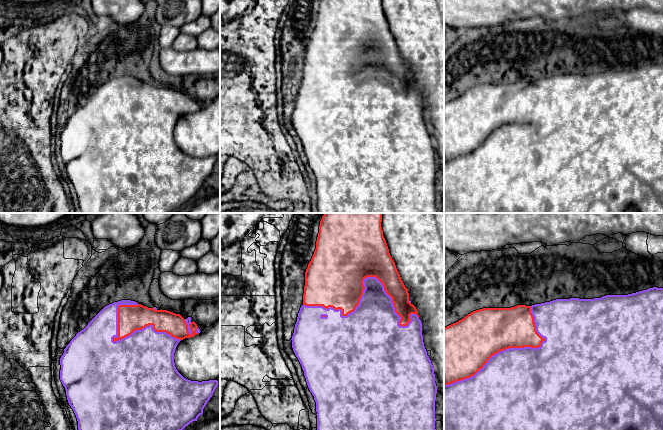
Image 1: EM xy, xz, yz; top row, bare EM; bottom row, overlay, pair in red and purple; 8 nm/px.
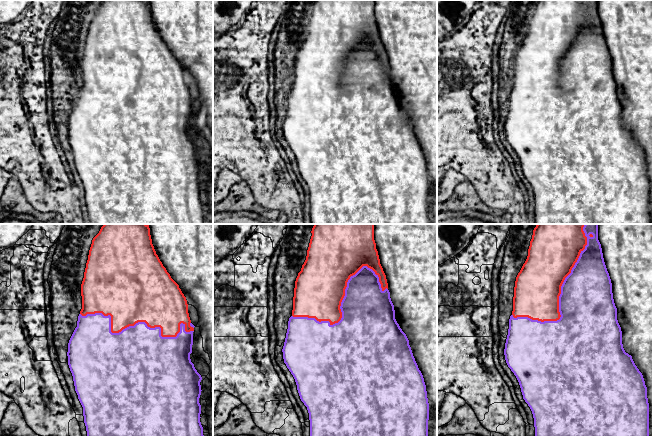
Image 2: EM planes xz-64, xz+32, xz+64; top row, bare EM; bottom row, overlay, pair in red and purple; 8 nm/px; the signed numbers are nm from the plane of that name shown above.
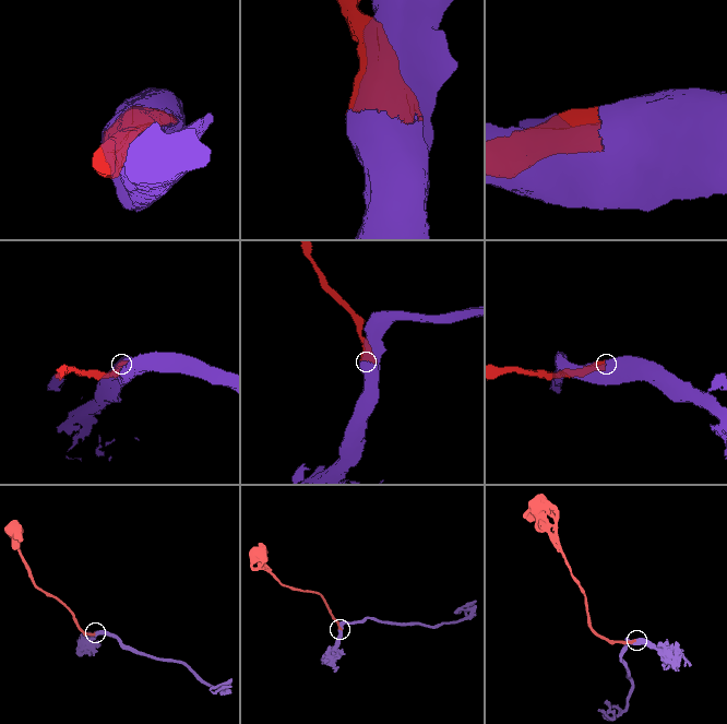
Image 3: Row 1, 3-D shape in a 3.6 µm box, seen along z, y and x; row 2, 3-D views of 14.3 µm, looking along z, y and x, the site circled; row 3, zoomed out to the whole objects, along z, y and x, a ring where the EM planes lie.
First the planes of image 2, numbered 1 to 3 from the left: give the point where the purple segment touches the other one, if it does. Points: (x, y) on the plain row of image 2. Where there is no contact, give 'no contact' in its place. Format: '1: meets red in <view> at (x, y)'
1: meets red in xz-64 at (138, 97)
2: meets red in xz+32 at (342, 75)
3: meets red in xz+64 at (560, 69)

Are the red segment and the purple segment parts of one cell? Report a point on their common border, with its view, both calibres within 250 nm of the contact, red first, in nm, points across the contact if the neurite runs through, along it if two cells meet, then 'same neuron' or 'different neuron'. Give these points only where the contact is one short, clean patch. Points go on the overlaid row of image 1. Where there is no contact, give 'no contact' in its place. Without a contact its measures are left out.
contact xz (364, 278); calibres 500 and 280 nm; same neuron

